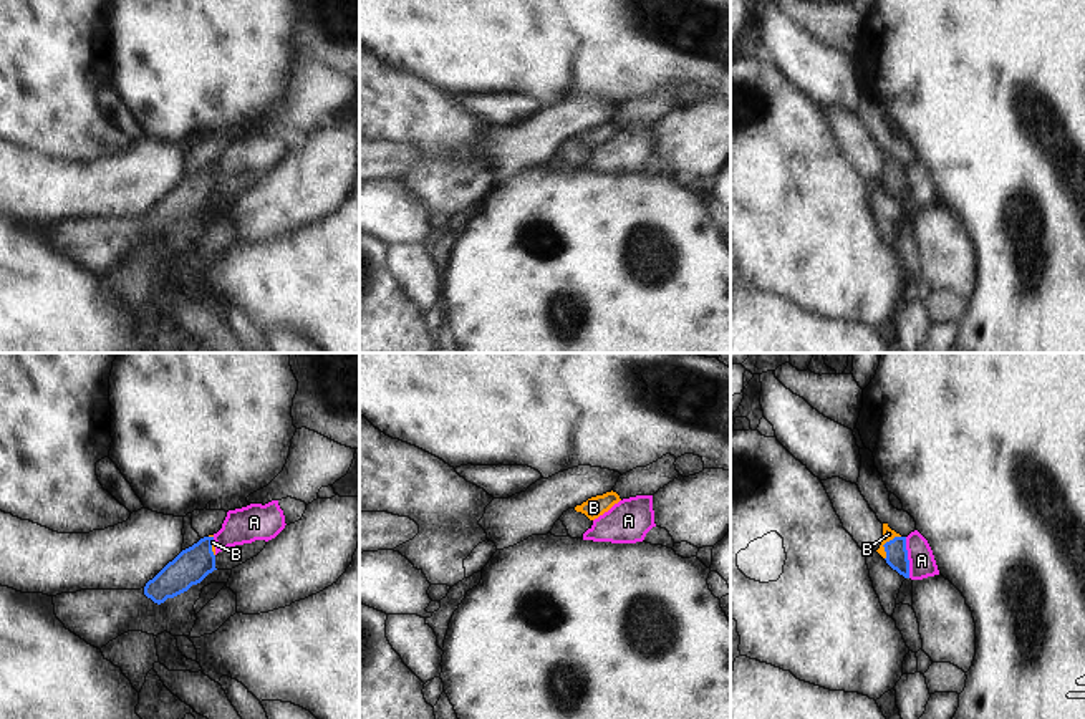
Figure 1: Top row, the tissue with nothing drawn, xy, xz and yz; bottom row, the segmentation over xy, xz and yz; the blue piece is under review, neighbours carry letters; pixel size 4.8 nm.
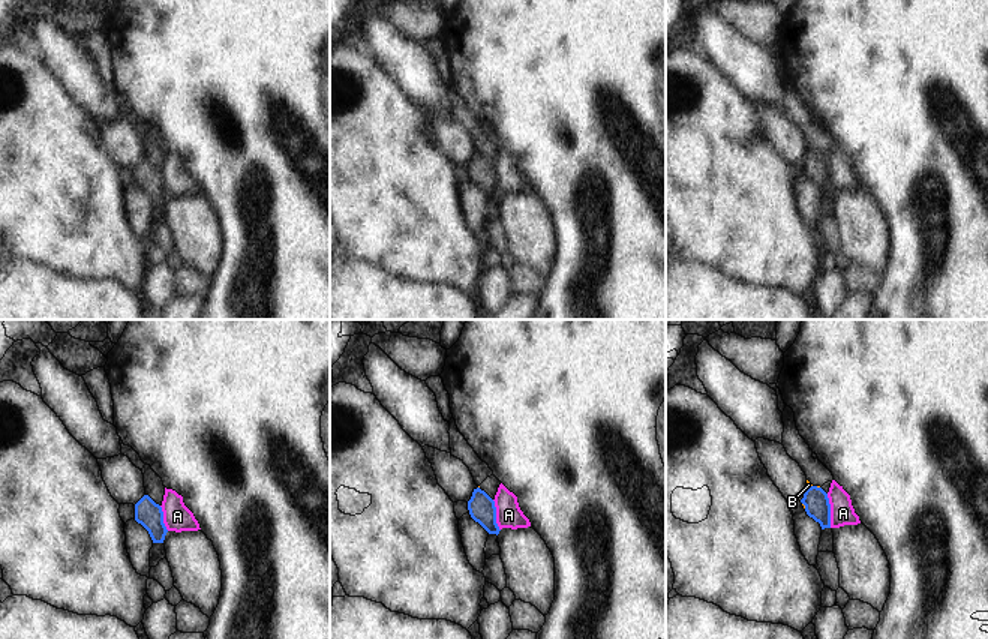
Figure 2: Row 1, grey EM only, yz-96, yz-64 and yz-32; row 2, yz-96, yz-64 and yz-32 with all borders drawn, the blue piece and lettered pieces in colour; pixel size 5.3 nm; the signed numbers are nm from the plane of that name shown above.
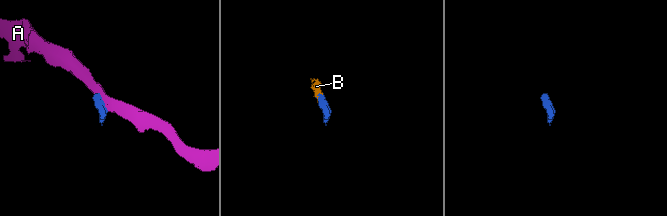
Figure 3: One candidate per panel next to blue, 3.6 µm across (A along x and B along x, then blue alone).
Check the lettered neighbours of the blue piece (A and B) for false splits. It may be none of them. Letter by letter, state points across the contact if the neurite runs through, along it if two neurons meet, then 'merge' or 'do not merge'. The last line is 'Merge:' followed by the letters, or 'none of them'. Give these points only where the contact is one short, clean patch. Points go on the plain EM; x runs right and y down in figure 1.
A: border yz (905, 166), (910, 206); do not merge
B: way yz (896, 184), (885, 173), (888, 163); merge
Merge: B

